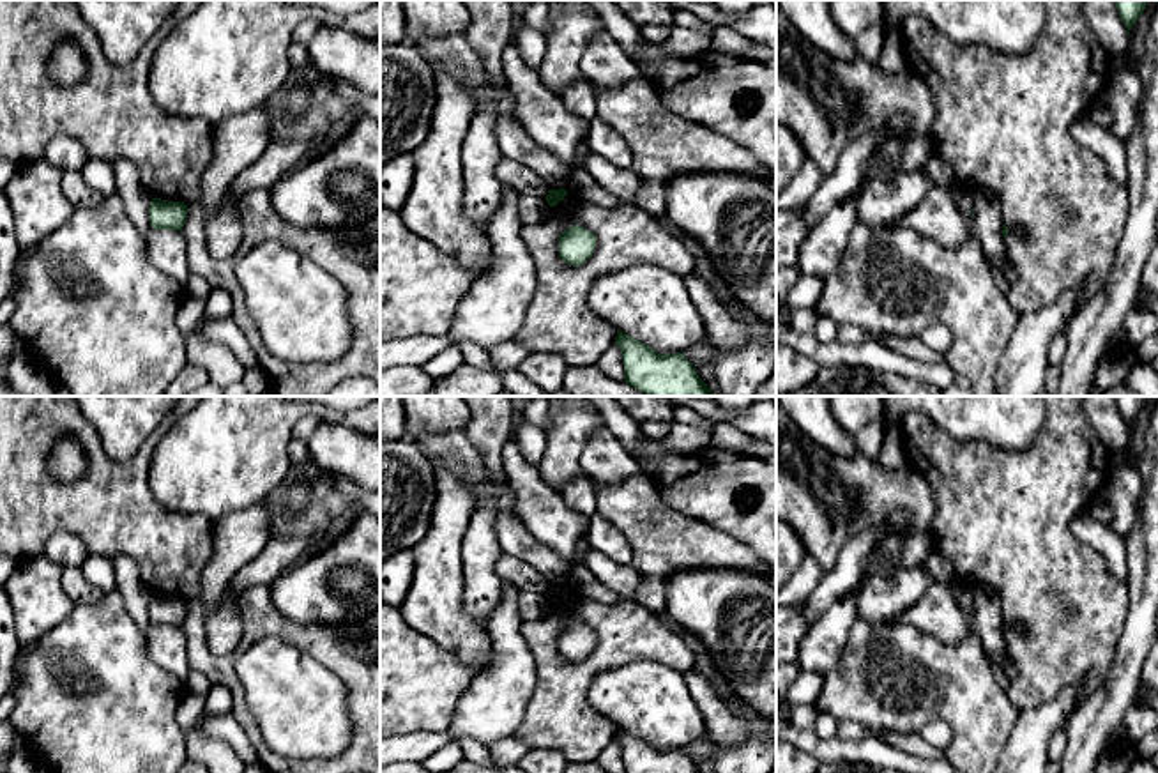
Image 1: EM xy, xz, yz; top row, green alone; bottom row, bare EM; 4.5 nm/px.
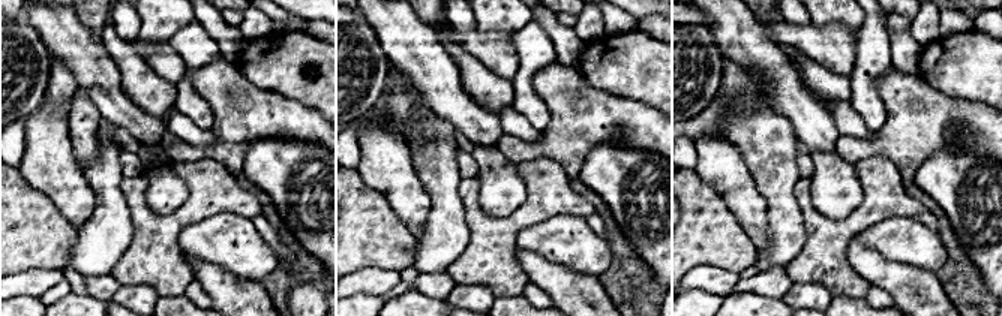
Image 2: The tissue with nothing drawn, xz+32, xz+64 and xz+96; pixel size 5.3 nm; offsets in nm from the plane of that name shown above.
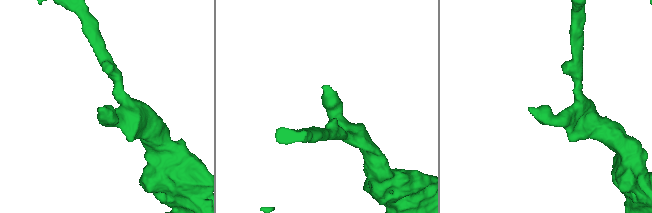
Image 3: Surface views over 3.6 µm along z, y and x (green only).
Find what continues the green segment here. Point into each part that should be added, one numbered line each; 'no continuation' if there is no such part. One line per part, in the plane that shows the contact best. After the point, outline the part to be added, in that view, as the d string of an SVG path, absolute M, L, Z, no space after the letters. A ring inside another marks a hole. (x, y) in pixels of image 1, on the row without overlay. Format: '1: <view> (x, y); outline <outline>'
no continuation

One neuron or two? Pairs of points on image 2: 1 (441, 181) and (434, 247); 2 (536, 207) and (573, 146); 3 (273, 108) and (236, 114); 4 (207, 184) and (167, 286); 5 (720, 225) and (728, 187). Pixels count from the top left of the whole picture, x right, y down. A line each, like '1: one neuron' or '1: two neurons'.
1: one neuron
2: two neurons
3: one neuron
4: one neuron
5: two neurons

